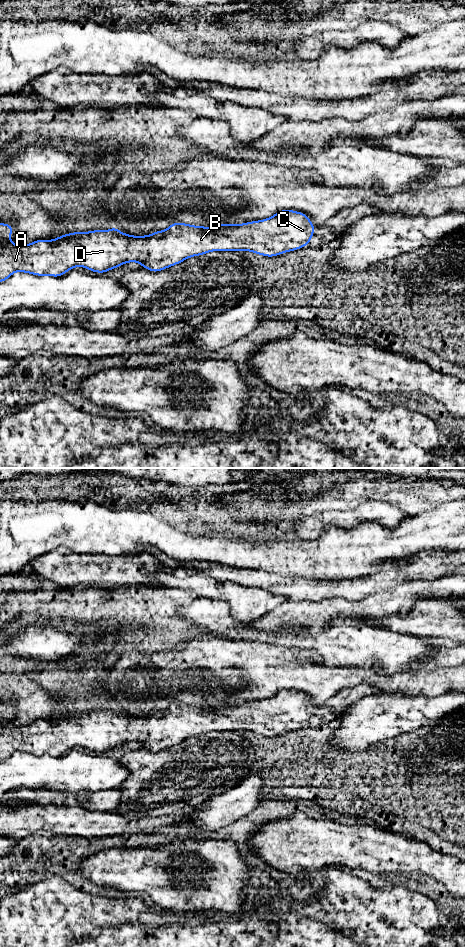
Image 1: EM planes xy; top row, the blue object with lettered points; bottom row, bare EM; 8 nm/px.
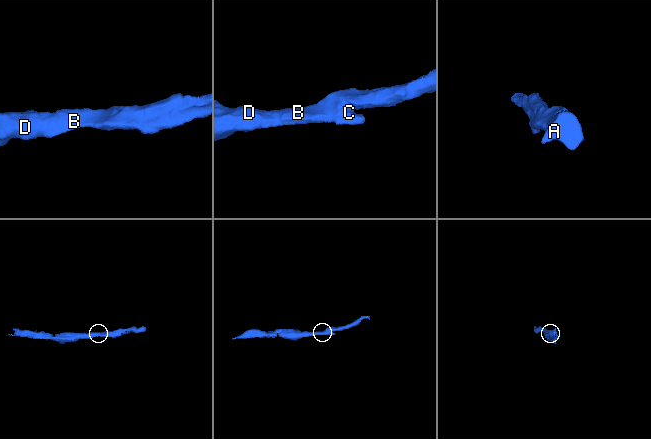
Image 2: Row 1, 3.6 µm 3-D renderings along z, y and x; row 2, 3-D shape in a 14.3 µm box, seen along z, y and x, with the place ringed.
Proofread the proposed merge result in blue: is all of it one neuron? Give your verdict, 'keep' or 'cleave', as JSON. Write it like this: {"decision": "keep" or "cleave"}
{"decision": "keep"}

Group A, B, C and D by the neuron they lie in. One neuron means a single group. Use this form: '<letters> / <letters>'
A B C D

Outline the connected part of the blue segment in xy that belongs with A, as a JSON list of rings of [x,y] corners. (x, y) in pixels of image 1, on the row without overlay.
[[[283,689],[267,699],[243,704],[219,704],[207,708],[186,703],[171,703],[165,711],[155,711],[148,716],[128,715],[113,706],[111,710],[73,712],[53,720],[40,719],[17,726],[10,719],[15,708],[0,703],[0,762],[4,762],[17,751],[36,756],[60,757],[76,746],[96,753],[105,753],[128,742],[139,742],[141,747],[151,752],[159,752],[189,737],[201,736],[212,731],[250,731],[275,737],[308,726],[315,707],[306,694]]]

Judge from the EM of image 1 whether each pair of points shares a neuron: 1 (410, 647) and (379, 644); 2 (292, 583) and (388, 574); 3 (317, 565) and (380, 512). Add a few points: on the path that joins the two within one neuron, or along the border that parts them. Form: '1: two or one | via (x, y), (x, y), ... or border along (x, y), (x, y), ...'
1: one | via (402, 647), (387, 647)
2: one | via (316, 588), (358, 588), (364, 585)
3: two | border along (364, 521), (377, 521), (383, 526), (391, 528)

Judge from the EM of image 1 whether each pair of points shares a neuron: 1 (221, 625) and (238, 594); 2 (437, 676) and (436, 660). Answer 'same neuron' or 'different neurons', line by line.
1: different neurons
2: different neurons

